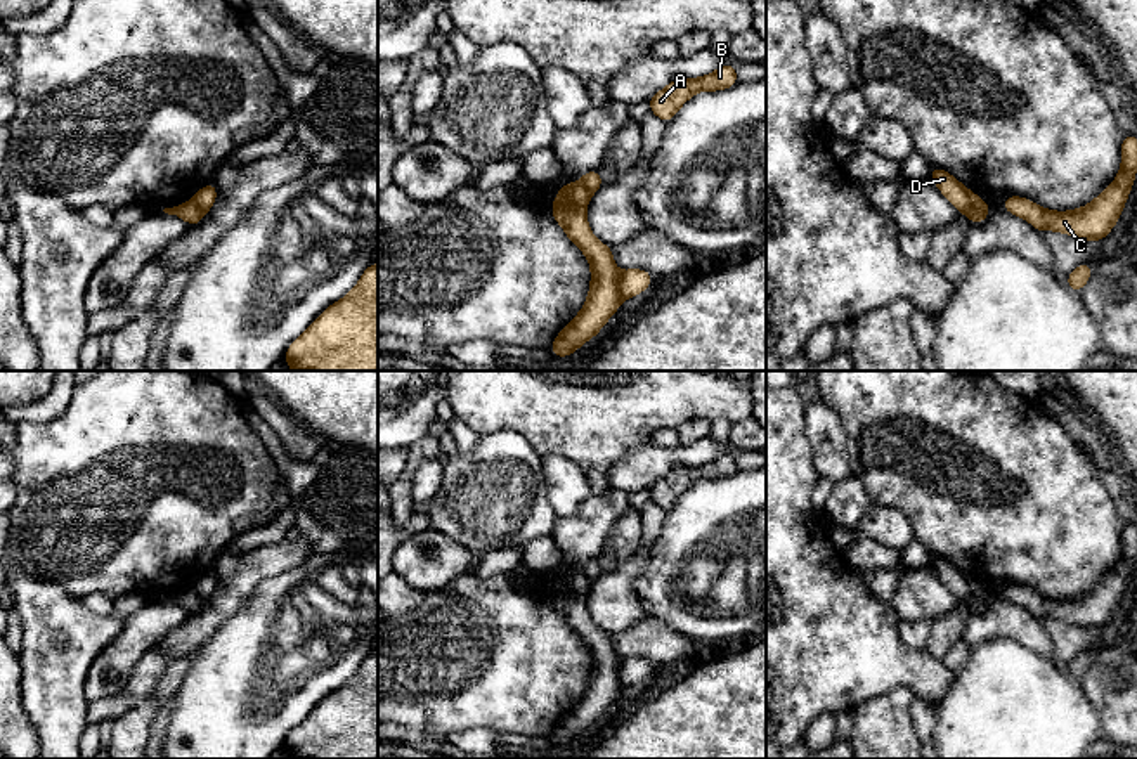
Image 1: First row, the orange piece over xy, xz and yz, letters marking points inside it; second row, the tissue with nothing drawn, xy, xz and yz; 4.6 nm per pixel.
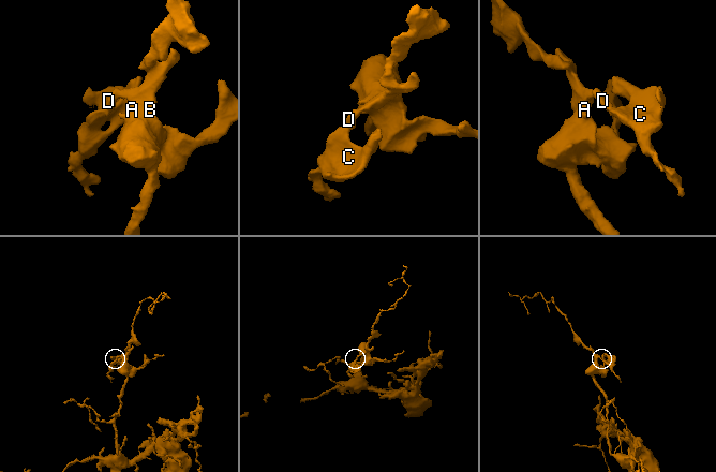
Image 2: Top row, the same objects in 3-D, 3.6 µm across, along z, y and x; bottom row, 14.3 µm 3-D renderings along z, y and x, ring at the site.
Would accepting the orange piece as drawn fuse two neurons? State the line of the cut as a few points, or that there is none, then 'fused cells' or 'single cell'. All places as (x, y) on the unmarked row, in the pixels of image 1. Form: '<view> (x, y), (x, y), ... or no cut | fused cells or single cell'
yz (976, 586), (964, 602) | fused cells

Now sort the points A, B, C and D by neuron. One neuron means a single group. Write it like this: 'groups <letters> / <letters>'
groups A B D / C

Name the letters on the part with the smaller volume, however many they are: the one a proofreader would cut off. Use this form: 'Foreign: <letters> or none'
Foreign: C

